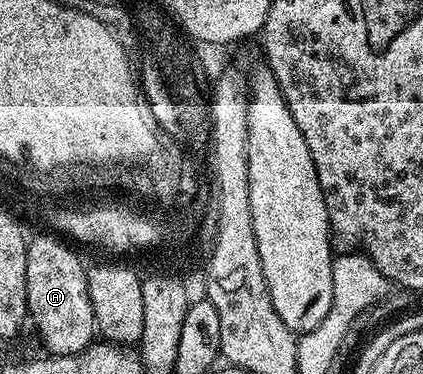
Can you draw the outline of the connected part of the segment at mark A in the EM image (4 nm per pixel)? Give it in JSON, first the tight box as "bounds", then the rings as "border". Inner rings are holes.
{"bounds":[27,235,95,356],"border":[[[57,235],[37,237],[28,242],[27,303],[31,325],[37,328],[48,352],[56,356],[71,356],[83,351],[95,341],[93,308],[87,291],[87,265],[84,265],[66,242]]]}

